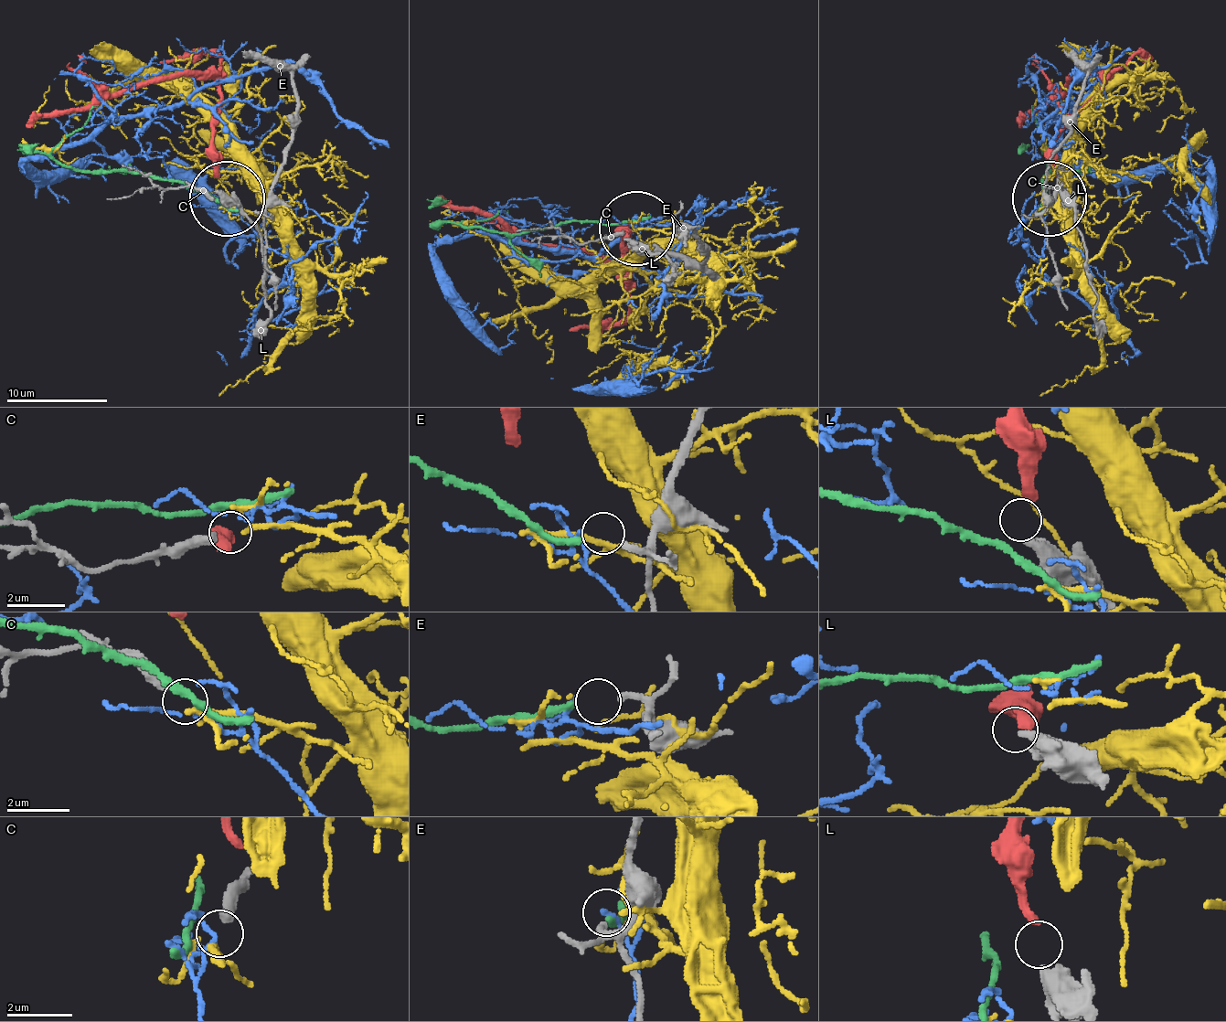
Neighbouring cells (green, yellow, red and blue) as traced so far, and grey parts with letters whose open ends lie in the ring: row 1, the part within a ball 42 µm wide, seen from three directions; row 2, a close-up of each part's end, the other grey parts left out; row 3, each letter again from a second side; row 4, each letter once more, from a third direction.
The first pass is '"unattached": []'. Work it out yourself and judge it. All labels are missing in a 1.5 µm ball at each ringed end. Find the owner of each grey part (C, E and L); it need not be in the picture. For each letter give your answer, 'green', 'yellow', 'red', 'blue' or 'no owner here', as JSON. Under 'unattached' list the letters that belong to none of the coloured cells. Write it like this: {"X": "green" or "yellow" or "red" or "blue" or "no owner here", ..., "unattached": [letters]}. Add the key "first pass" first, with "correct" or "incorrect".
{"first pass": "correct", "C": "yellow", "E": "green", "L": "red", "unattached": []}

